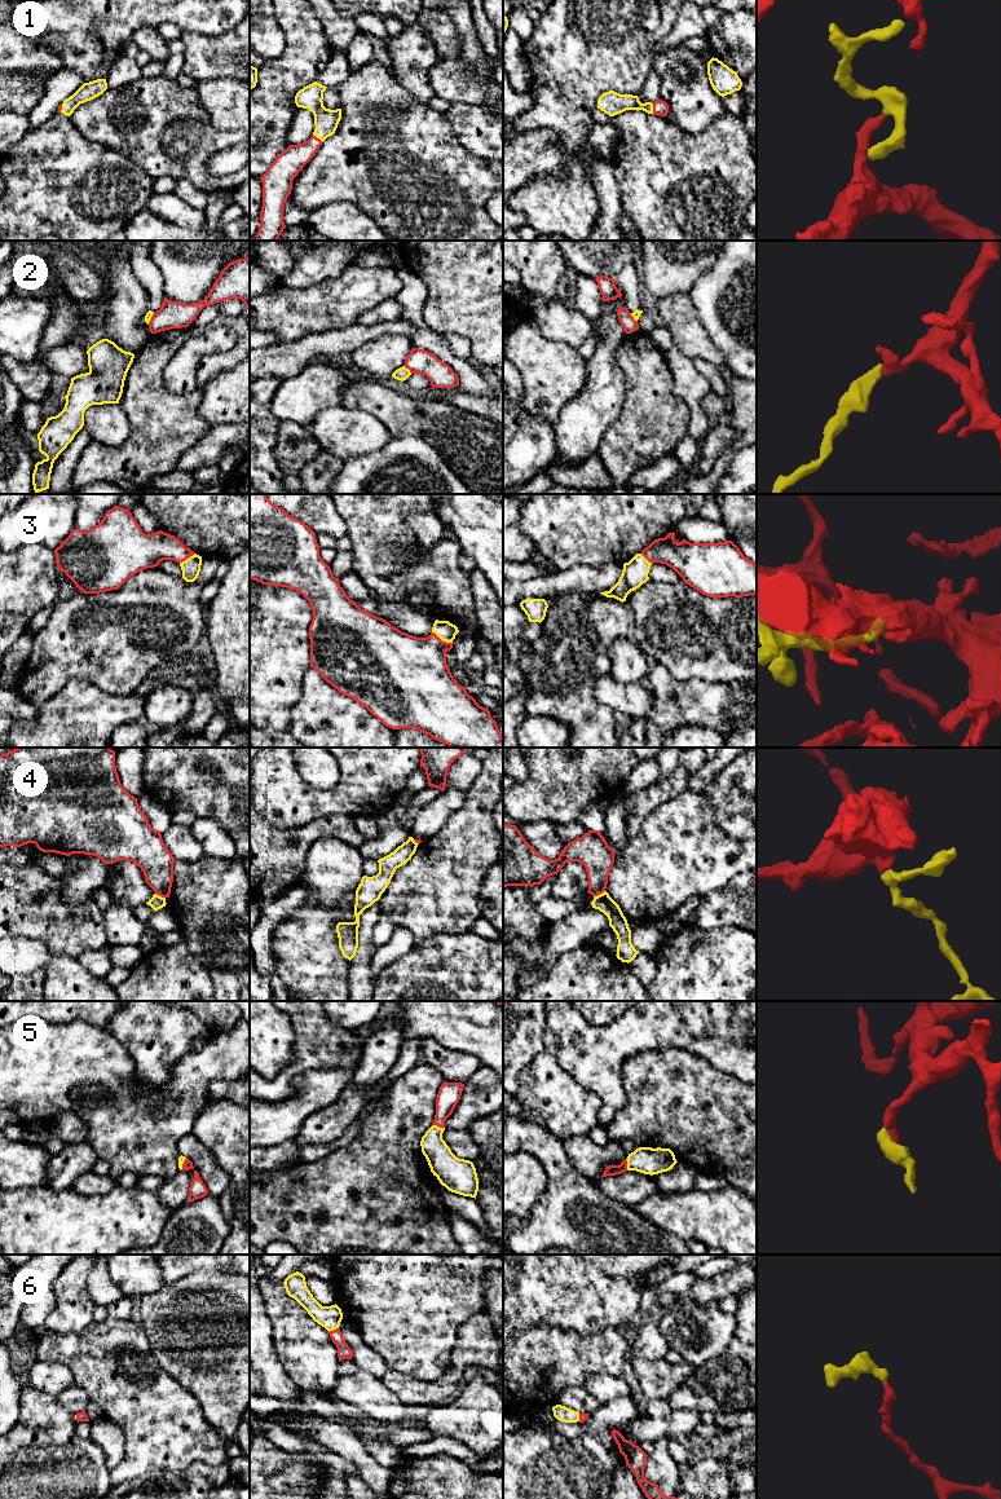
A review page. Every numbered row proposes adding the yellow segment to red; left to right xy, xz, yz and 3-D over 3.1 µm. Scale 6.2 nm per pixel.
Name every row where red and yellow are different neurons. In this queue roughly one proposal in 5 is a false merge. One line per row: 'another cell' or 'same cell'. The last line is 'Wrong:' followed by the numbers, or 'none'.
1: same cell
2: another cell
3: same cell
4: another cell
5: same cell
6: same cell
Wrong: 2, 4

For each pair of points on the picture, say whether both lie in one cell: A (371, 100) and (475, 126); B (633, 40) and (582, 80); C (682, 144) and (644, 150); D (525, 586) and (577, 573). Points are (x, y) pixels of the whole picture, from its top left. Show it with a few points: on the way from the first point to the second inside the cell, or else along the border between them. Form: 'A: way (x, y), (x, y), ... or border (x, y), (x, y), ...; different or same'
A: border (442, 113), (462, 146); different
B: way (620, 44), (595, 67); same
C: way (673, 148), (653, 148); same
D: way (538, 586), (564, 581); same

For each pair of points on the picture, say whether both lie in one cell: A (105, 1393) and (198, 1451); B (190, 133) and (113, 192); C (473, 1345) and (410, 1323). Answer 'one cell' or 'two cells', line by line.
A: one cell
B: two cells
C: two cells

